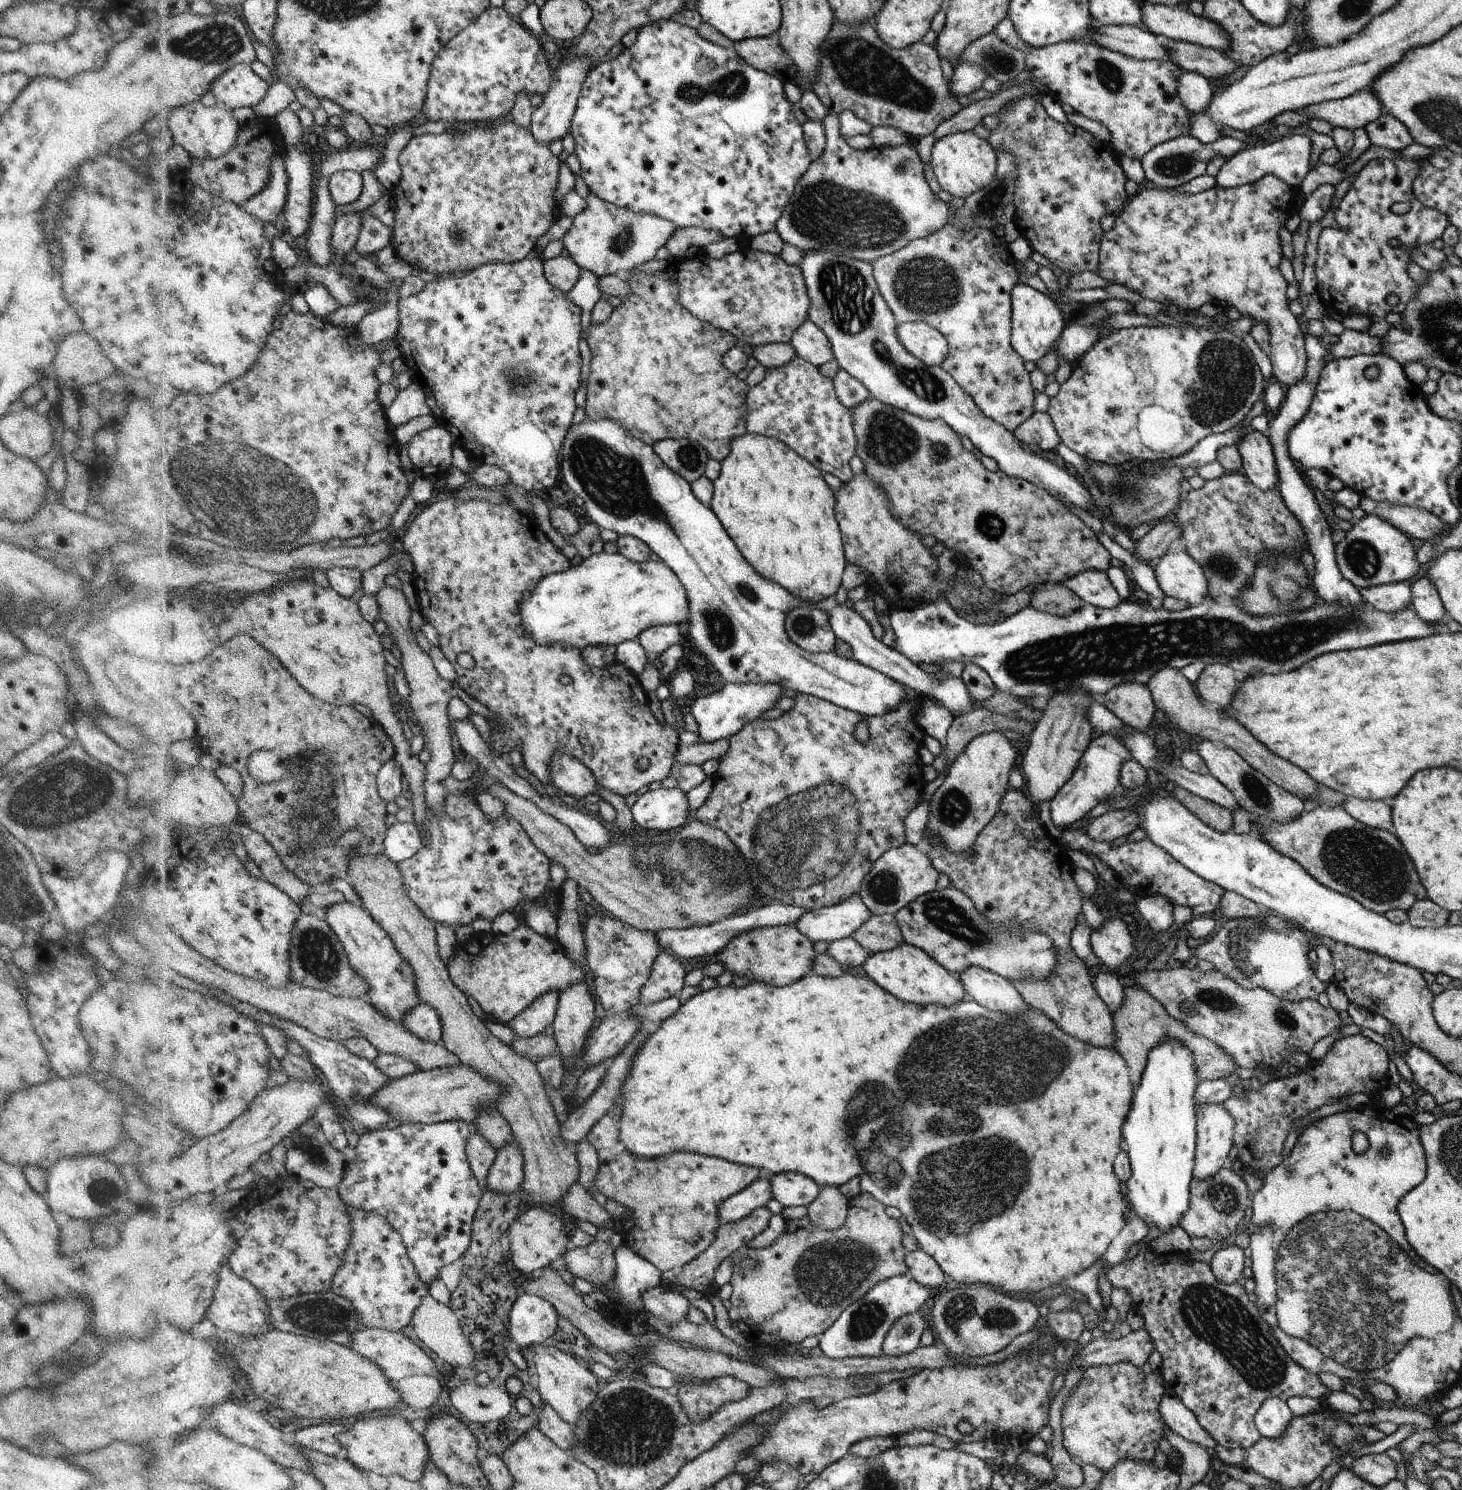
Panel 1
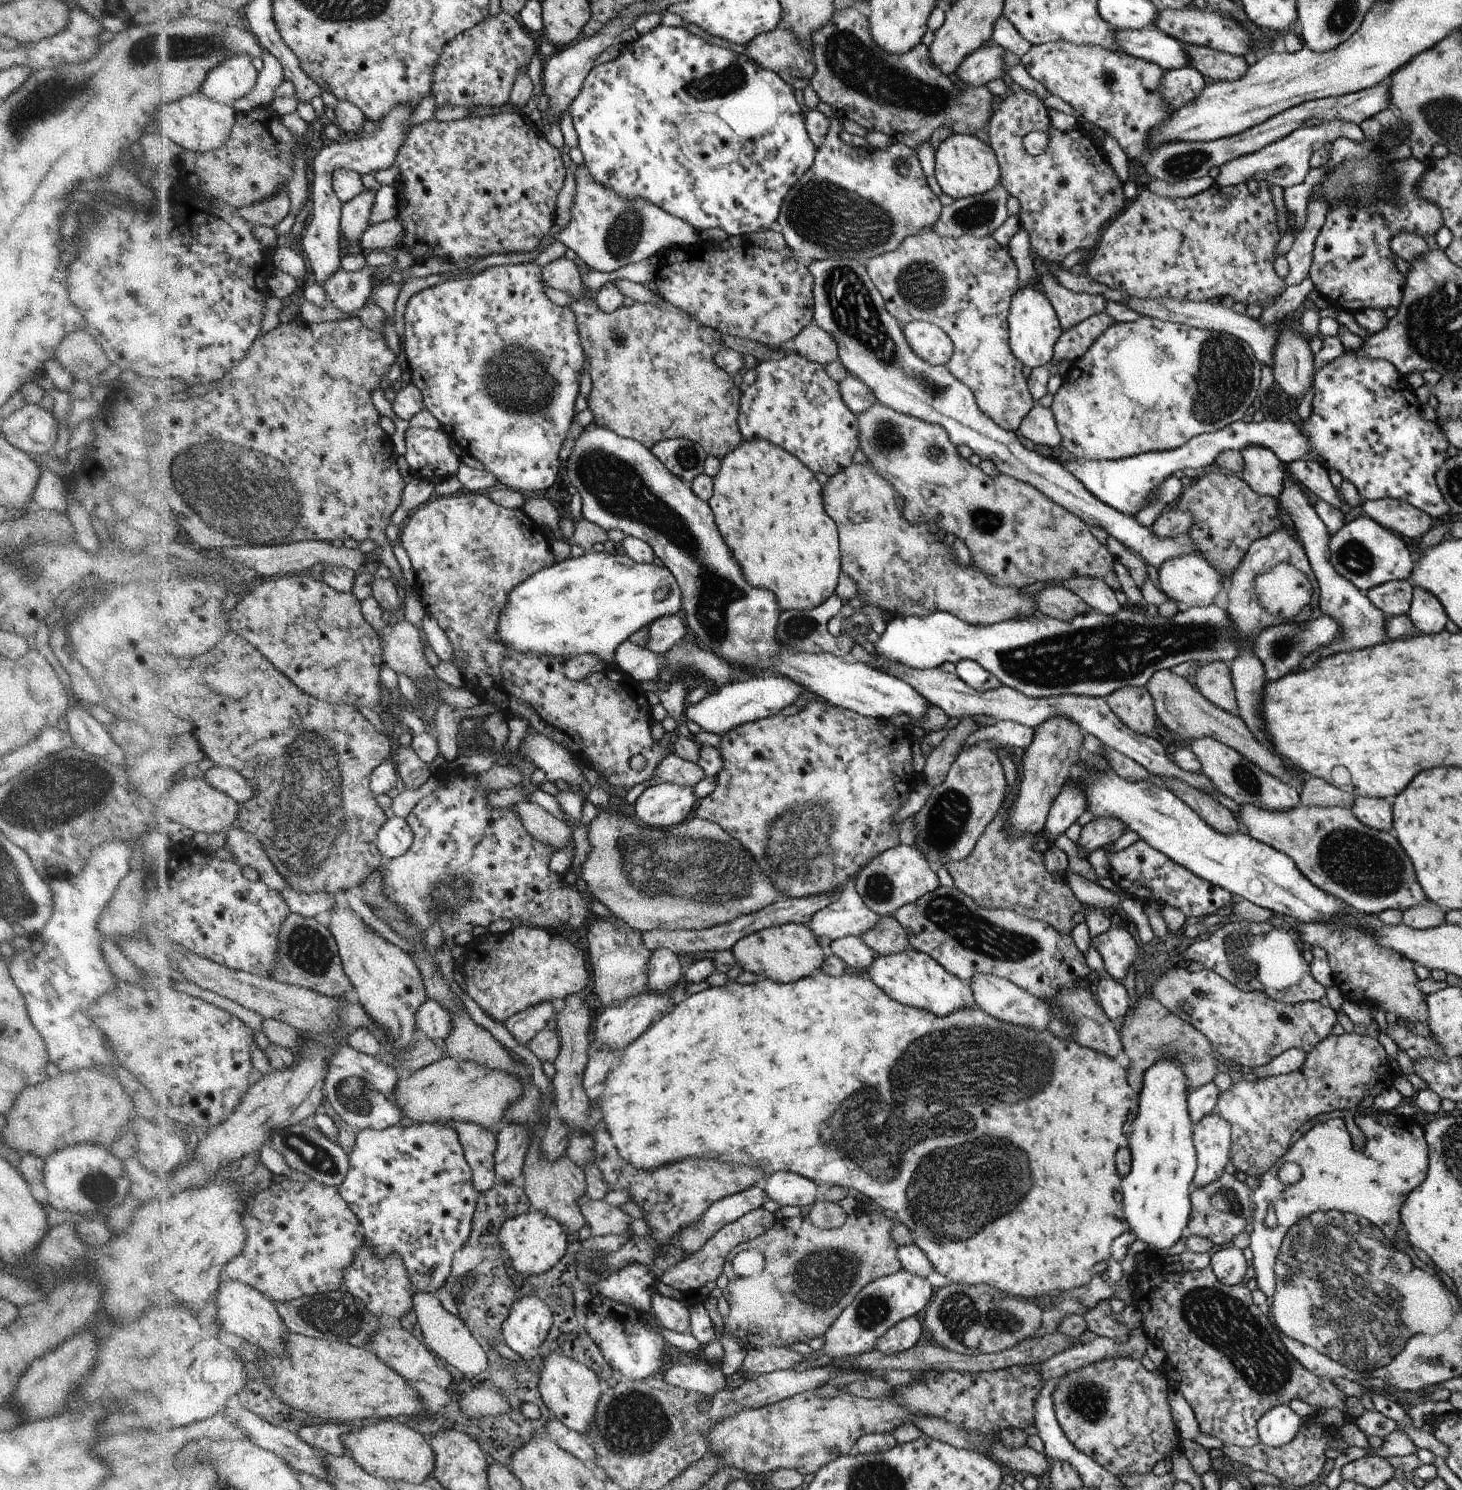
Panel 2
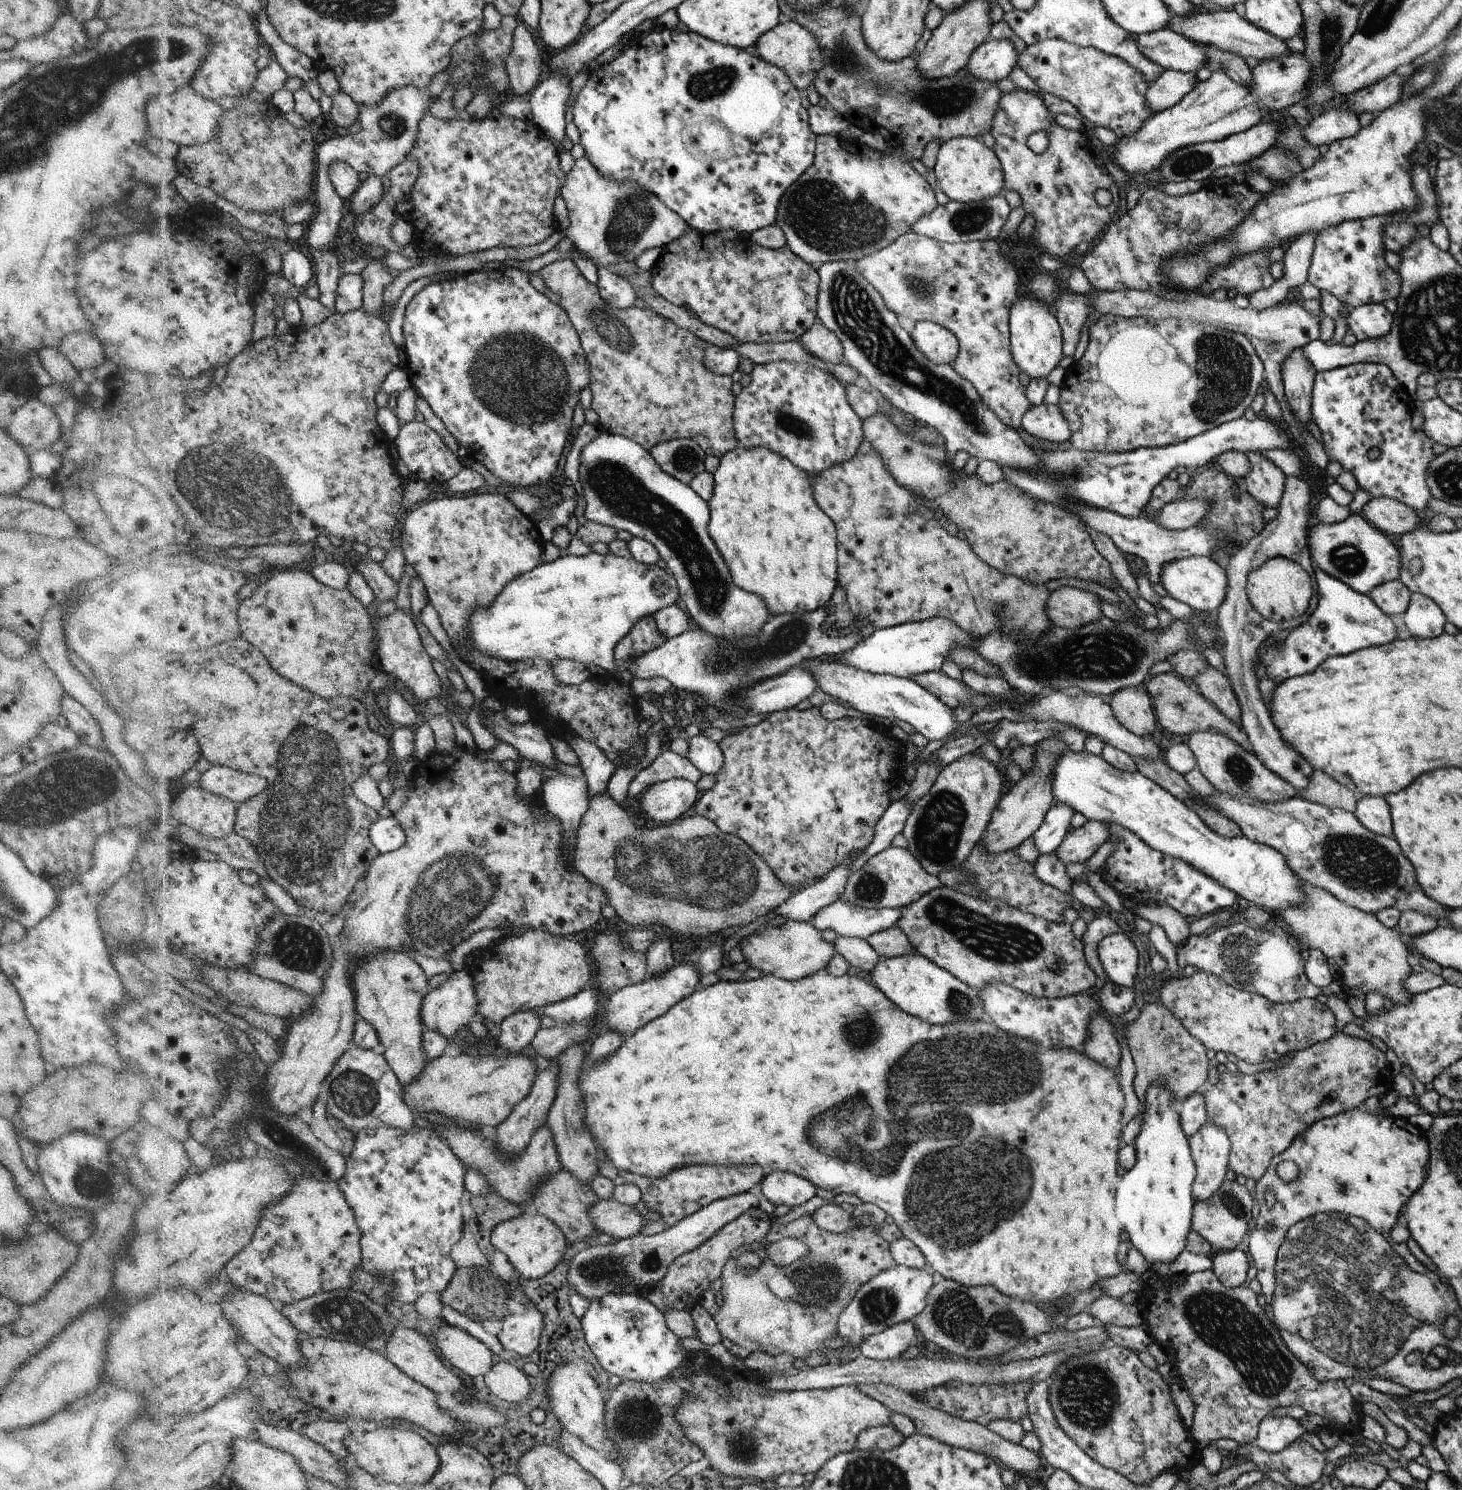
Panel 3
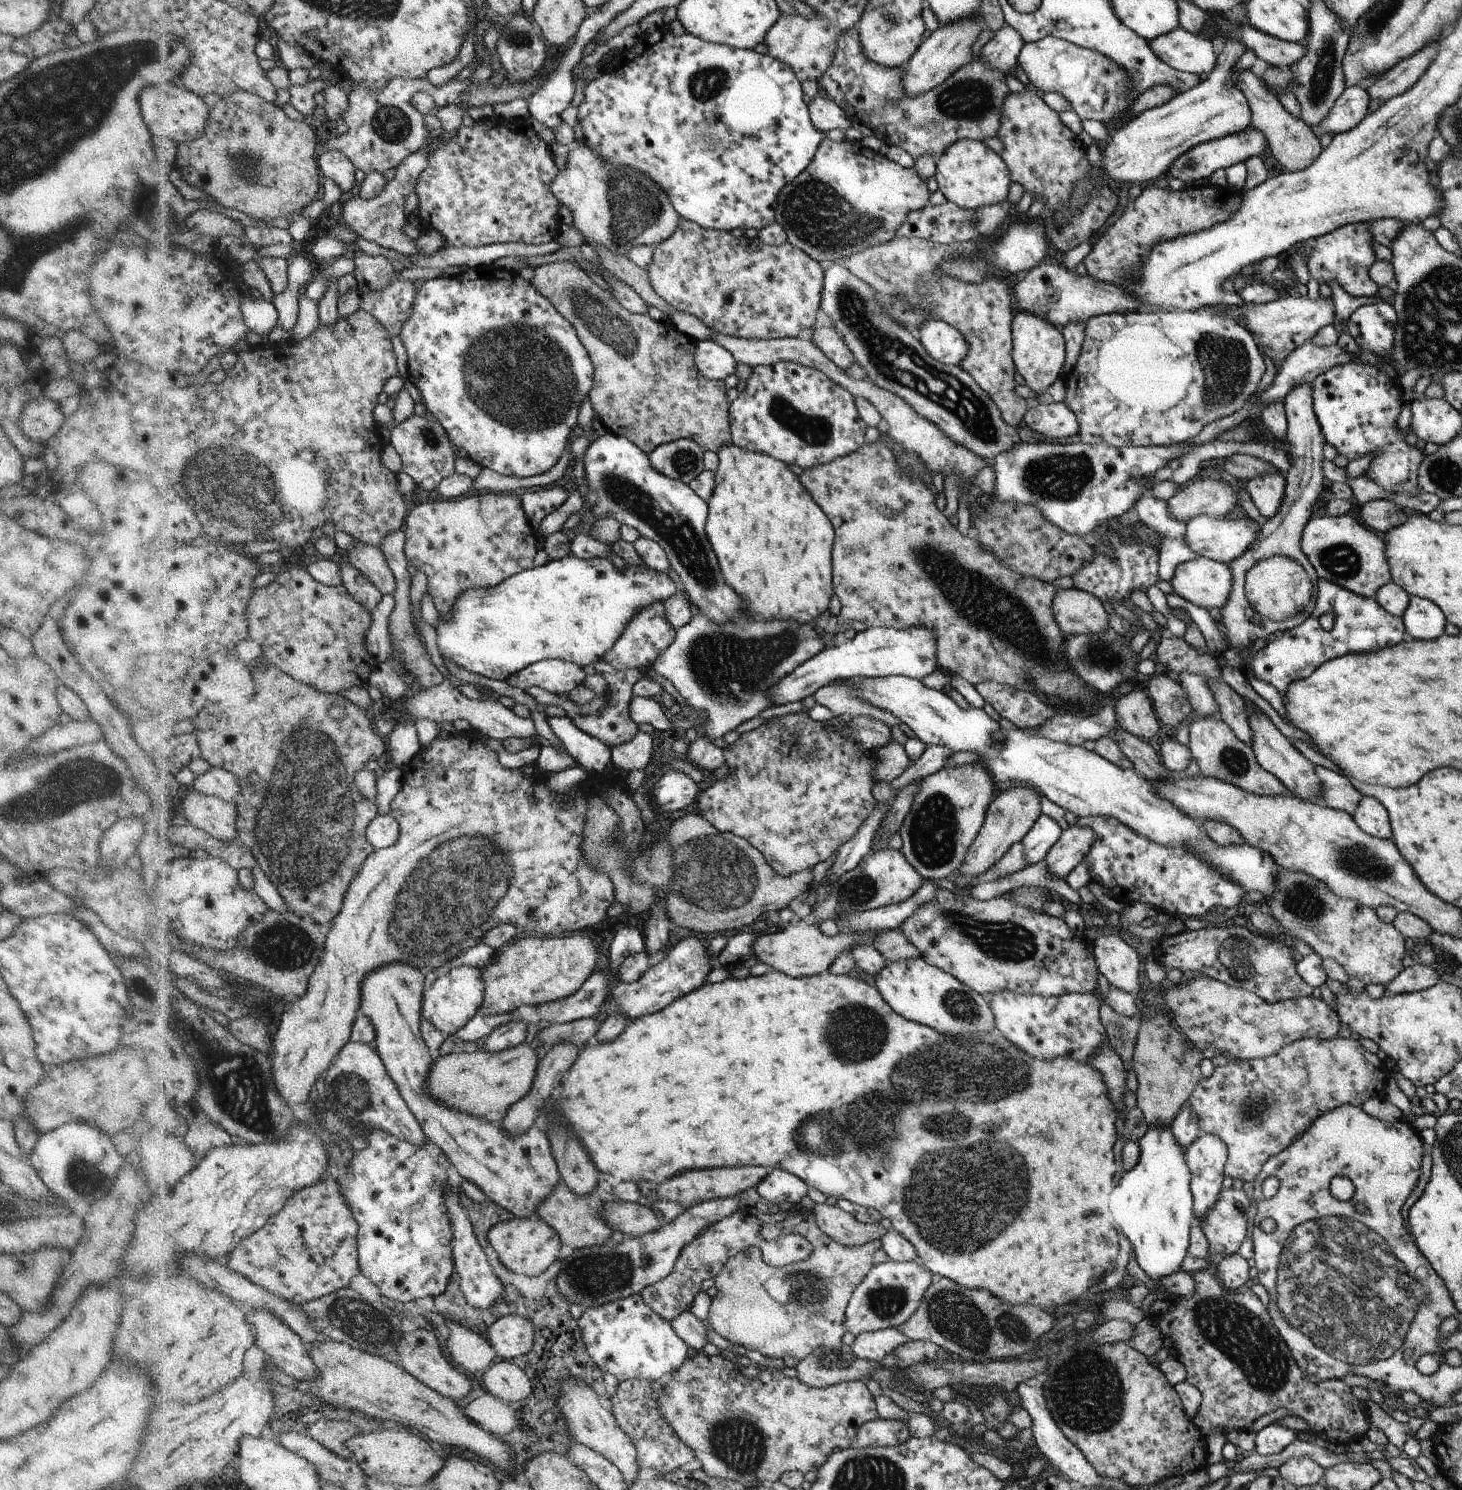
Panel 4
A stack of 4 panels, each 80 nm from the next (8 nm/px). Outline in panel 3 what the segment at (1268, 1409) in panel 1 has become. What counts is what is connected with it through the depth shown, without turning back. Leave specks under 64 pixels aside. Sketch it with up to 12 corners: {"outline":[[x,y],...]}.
{"outline":[[1266,1415],[1254,1444],[1280,1452],[1304,1434],[1290,1416]]}

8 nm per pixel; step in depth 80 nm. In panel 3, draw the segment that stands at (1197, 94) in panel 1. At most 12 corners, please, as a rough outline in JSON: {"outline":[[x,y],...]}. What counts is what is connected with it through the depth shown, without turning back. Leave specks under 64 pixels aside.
{"outline":[[1164,70],[1146,91],[1163,111],[1200,82],[1196,72]]}

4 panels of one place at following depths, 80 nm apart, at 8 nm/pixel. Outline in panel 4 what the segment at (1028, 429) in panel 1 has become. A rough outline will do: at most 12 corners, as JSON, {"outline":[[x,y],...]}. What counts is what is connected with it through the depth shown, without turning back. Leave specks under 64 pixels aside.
{"outline":[[1032,403],[1026,426],[1060,442],[1078,434],[1076,415],[1066,403]]}

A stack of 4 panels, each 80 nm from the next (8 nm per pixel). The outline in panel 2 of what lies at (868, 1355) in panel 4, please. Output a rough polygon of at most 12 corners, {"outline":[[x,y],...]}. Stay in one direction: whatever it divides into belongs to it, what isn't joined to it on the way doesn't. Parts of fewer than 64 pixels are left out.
{"outline":[[916,1315],[901,1320],[877,1341],[875,1350],[891,1355],[925,1336]]}

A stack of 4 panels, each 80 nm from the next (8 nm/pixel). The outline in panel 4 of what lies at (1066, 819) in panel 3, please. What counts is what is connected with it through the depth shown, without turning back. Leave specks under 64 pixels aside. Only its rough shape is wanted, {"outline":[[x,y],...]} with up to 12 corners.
{"outline":[[1042,814],[1022,840],[1027,866],[1043,860],[1062,831]]}

